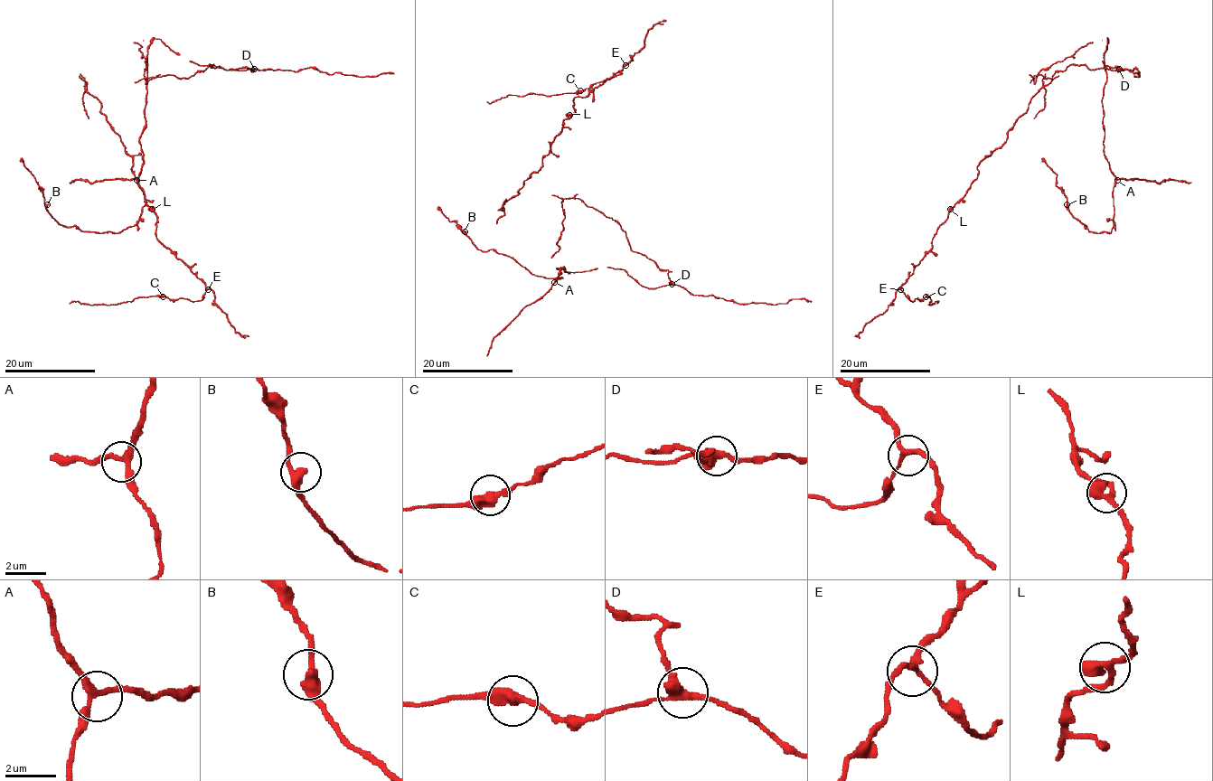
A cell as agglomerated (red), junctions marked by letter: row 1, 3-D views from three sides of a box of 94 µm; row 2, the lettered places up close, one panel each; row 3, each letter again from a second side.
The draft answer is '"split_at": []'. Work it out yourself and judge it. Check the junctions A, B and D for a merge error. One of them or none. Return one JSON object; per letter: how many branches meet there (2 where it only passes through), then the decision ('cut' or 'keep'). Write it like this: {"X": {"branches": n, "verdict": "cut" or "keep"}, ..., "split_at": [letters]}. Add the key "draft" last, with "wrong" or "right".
{"A": {"branches": 3, "verdict": "keep"}, "B": {"branches": 2, "verdict": "keep"}, "D": {"branches": 3, "verdict": "cut"}, "split_at": ["D"], "draft": "wrong"}

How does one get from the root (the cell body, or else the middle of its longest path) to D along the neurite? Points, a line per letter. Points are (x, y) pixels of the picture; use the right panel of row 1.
D: (1077, 65), (1085, 65), (1090, 70), (1118, 69)

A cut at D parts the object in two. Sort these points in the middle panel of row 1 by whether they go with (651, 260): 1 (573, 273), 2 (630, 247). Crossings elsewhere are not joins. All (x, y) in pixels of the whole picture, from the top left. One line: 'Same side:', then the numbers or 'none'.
Same side: 2

